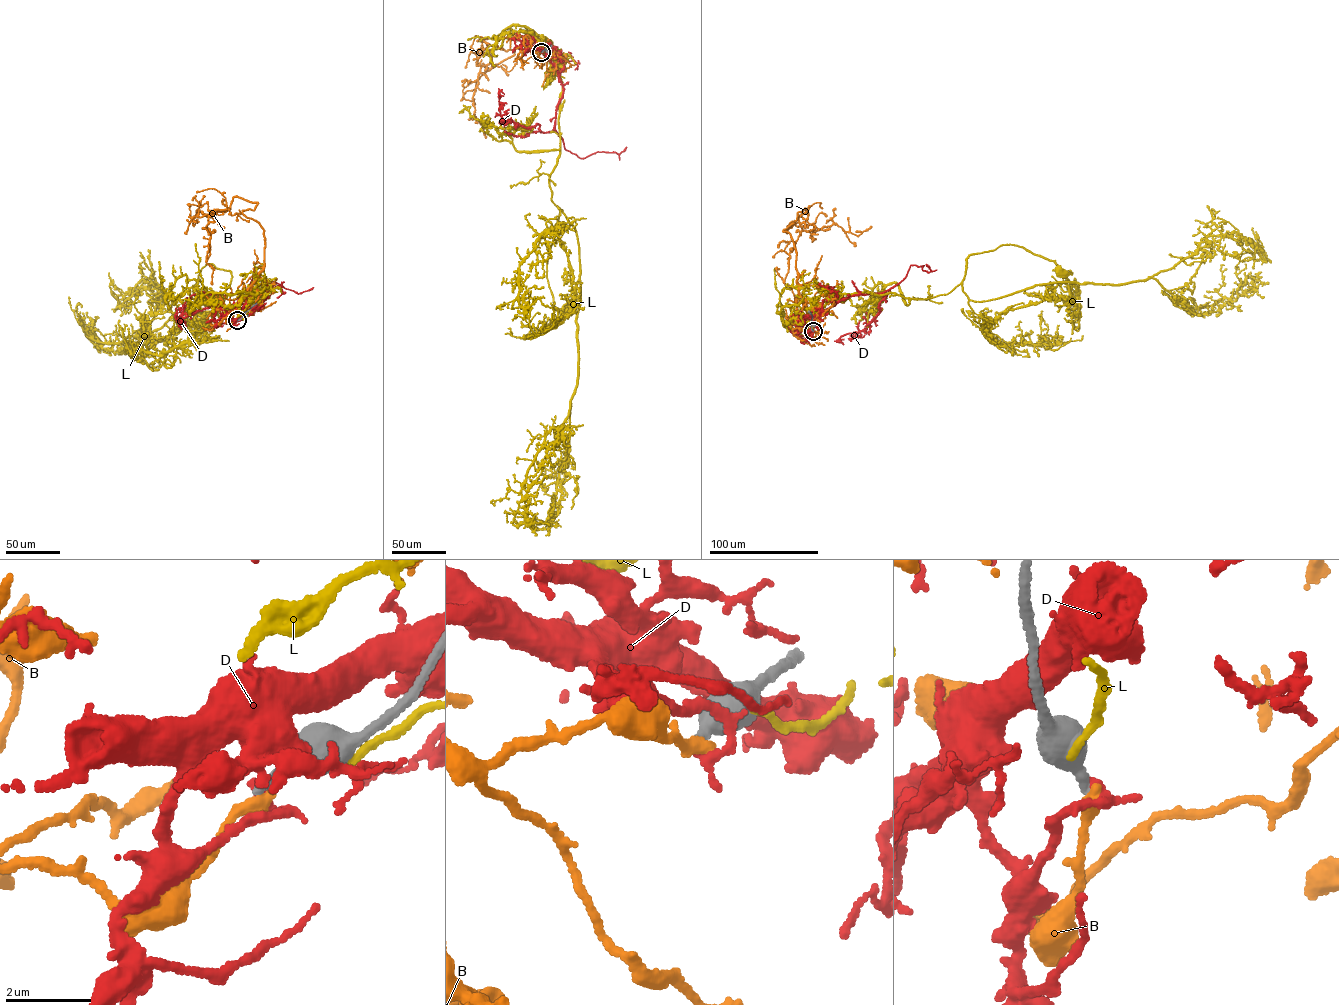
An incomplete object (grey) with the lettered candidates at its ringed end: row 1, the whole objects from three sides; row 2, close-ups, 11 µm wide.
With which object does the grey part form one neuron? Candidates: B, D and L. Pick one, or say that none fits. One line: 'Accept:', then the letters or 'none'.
Accept: none

